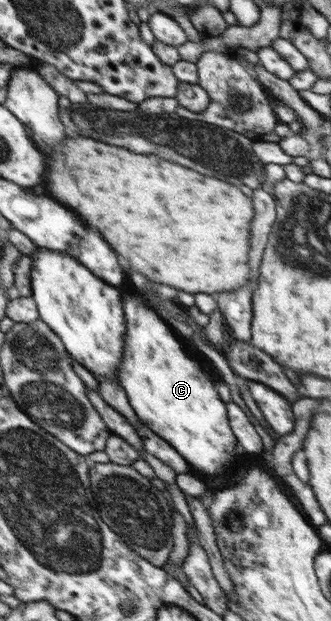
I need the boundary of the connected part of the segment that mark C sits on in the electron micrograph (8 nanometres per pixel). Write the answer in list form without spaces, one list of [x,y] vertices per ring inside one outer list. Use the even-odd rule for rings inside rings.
[[[122,294],[122,310],[127,327],[118,382],[126,391],[139,420],[171,444],[190,466],[204,475],[220,476],[228,473],[233,466],[244,463],[242,459],[245,459],[245,453],[237,448],[239,442],[228,420],[227,398],[223,389],[207,376],[202,367],[197,366],[190,352],[178,341],[176,332],[172,332],[173,329],[162,322],[158,313],[150,310],[140,295]]]

